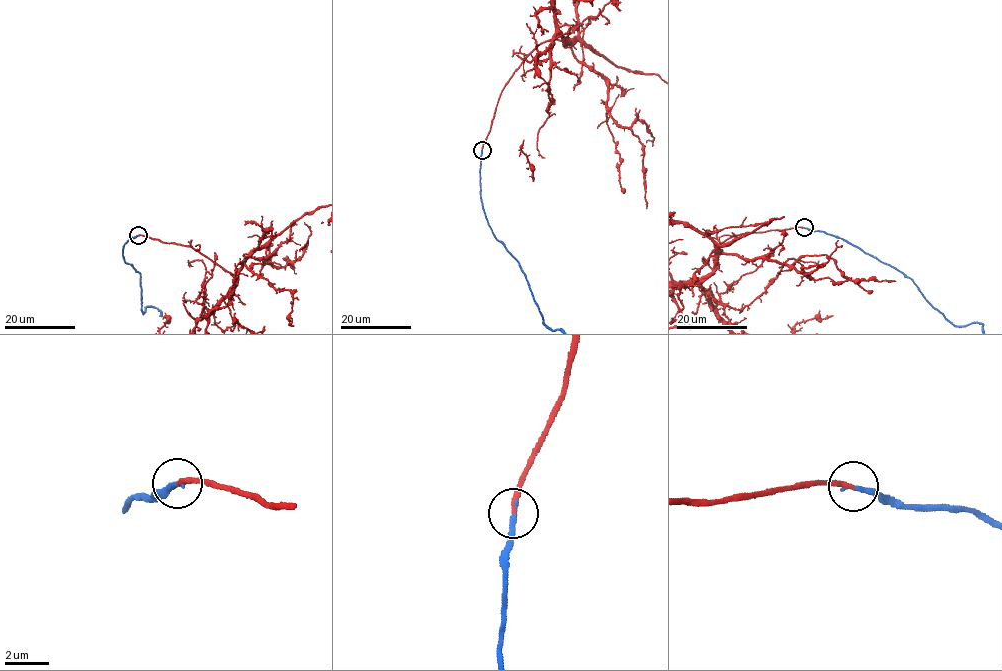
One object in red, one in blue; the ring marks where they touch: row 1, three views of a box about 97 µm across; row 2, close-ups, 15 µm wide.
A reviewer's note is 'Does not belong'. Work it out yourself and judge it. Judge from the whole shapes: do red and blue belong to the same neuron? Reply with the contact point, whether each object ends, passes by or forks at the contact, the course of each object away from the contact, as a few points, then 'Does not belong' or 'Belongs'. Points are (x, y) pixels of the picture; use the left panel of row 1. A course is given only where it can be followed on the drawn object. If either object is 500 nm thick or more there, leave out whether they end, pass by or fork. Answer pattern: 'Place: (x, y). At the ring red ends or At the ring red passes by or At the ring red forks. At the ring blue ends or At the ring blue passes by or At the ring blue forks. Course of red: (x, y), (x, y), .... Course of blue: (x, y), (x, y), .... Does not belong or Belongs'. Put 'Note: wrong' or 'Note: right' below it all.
Place: (138, 235). At the ring red ends. At the ring blue ends. Belongs
Note: wrong

